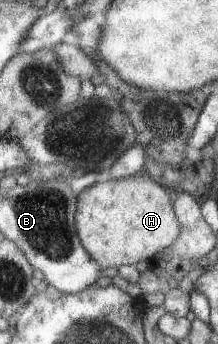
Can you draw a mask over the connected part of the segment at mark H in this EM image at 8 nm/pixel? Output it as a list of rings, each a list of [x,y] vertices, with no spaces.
[[[131,175],[125,178],[95,182],[76,195],[74,227],[77,238],[86,254],[100,268],[119,268],[150,261],[160,250],[177,238],[179,223],[173,214],[171,200],[163,184],[157,184],[147,175]]]

